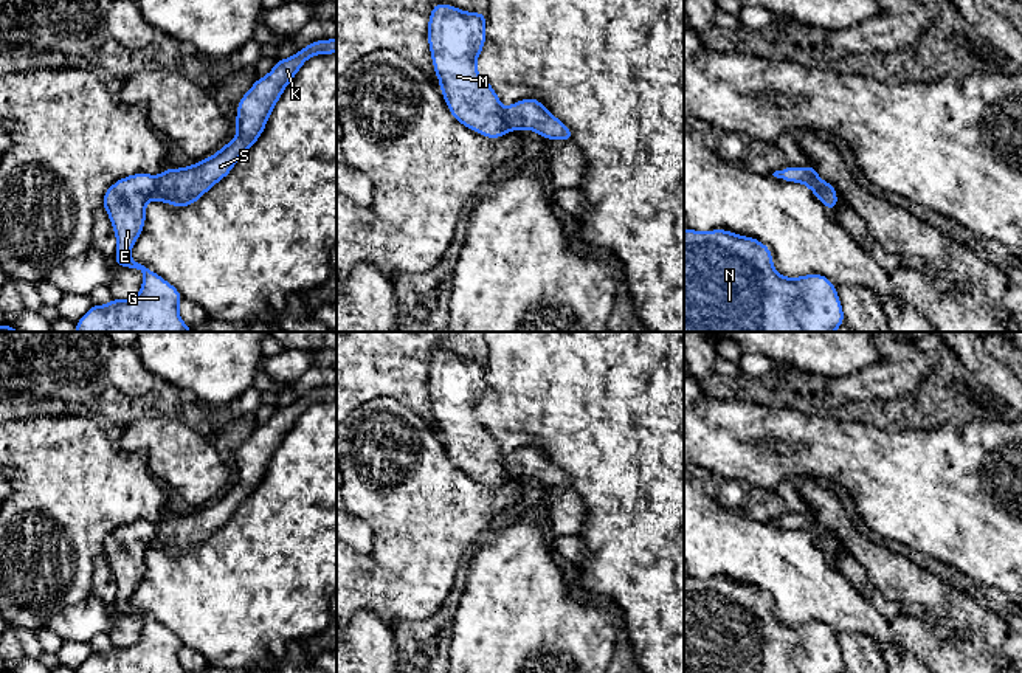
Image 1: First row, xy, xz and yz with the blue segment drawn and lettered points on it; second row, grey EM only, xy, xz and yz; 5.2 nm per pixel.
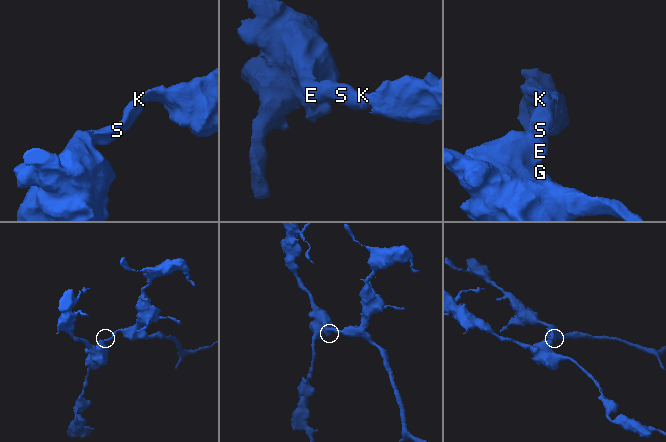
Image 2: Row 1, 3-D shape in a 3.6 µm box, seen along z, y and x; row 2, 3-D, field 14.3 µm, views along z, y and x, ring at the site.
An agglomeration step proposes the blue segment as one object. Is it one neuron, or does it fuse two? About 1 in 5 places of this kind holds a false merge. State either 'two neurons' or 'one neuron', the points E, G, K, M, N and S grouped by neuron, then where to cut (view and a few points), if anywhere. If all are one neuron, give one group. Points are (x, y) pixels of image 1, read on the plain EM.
one neuron; groups E G K M N S; cut none

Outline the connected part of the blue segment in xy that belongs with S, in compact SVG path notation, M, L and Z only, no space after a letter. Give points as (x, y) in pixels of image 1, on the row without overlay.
M337 385L315 388L292 405L276 408L273 417L259 425L237 453L237 482L212 504L180 516L164 516L158 524L147 519L119 526L104 540L102 555L116 582L115 609L143 619L143 633L130 647L93 651L76 673L186 673L178 661L180 639L160 622L130 605L130 597L146 571L146 552L155 546L183 555L195 550L257 488L265 471L302 411L316 402L337 400Z

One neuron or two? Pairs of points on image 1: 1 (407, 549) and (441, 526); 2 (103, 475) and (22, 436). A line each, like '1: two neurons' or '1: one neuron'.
1: one neuron
2: one neuron

